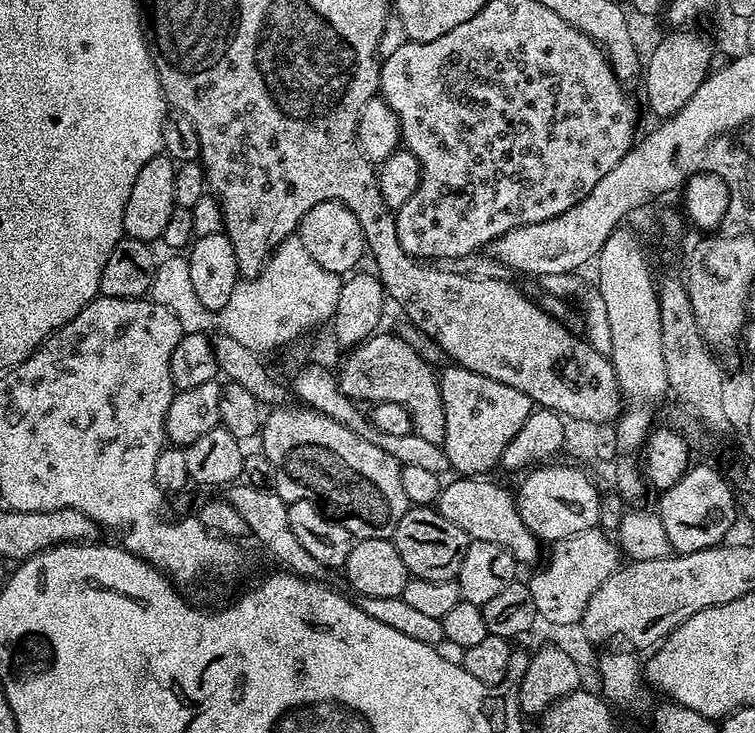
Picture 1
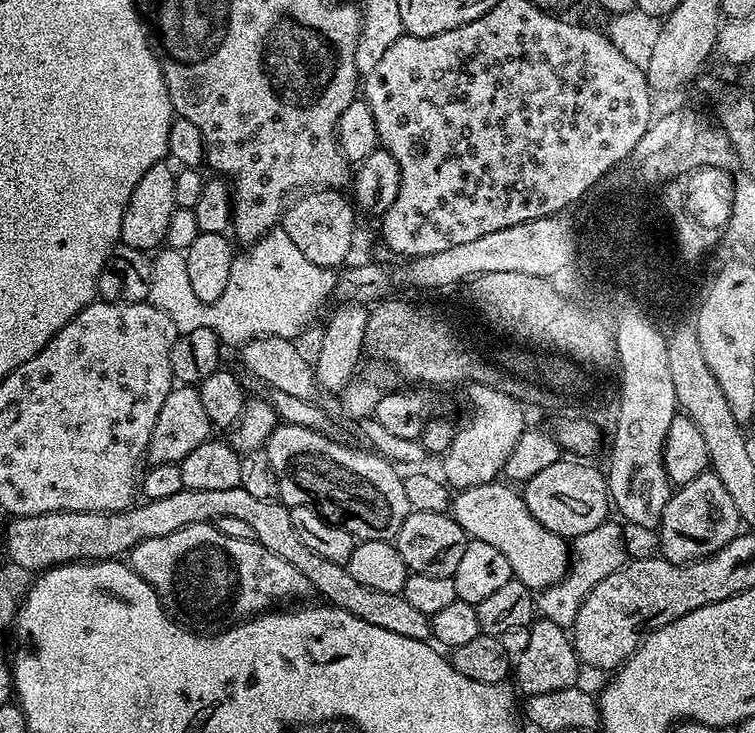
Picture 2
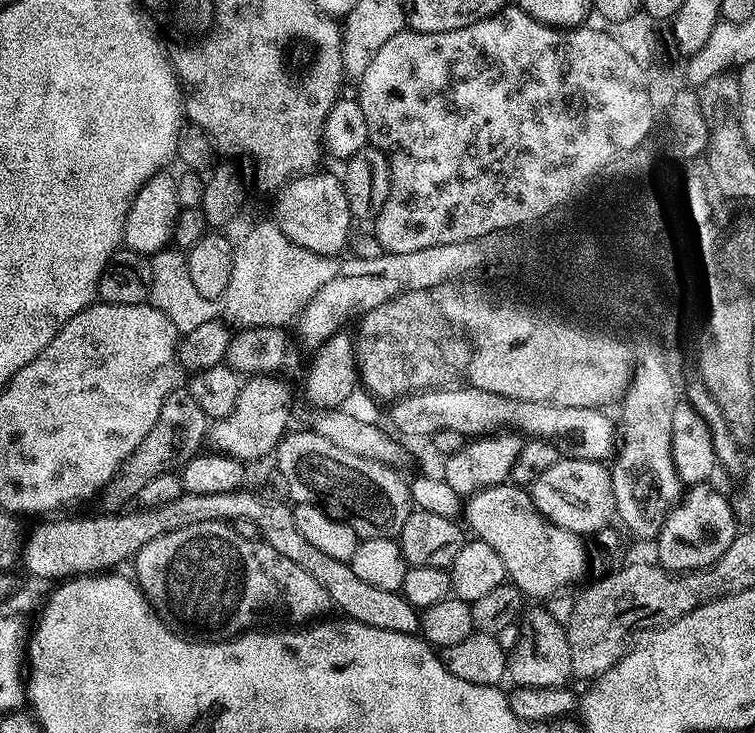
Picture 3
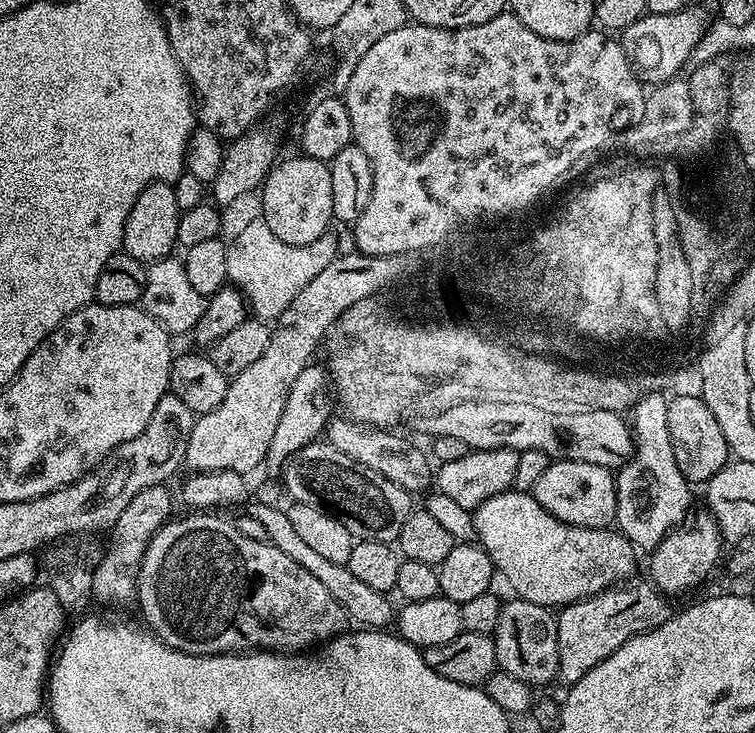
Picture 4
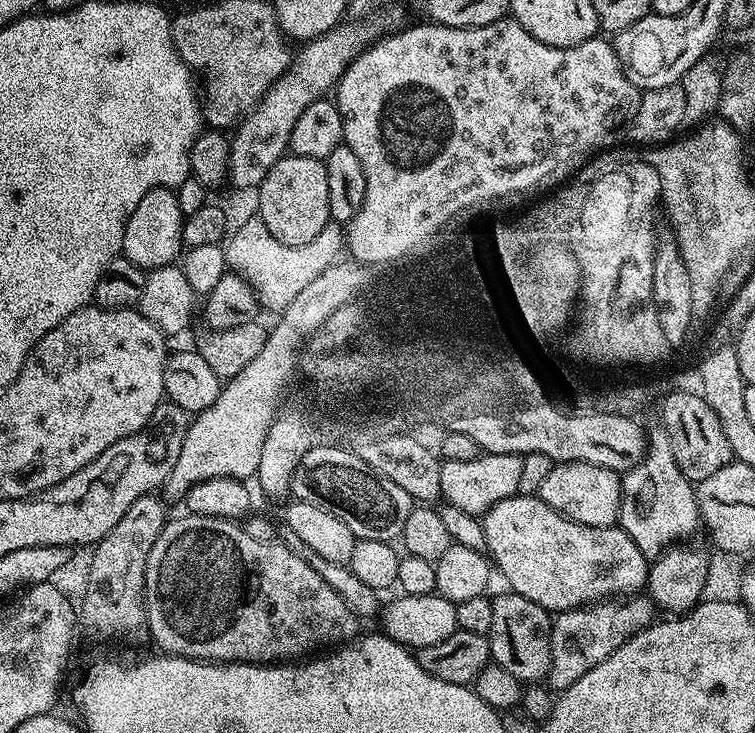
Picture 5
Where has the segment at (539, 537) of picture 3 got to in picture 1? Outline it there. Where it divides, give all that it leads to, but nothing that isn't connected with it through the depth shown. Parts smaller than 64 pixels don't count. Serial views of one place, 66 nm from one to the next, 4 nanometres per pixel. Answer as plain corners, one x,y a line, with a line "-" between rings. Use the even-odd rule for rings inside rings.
492,478
452,479
456,480
450,481
449,484
447,481
441,487
440,495
434,503
436,511
442,514
442,518
450,518
450,522
457,524
472,540
498,542
498,546
510,550
517,565
532,563
535,565
541,559
541,541
528,529
526,522
522,522
516,509
515,495
511,491
507,492
502,485
488,480

